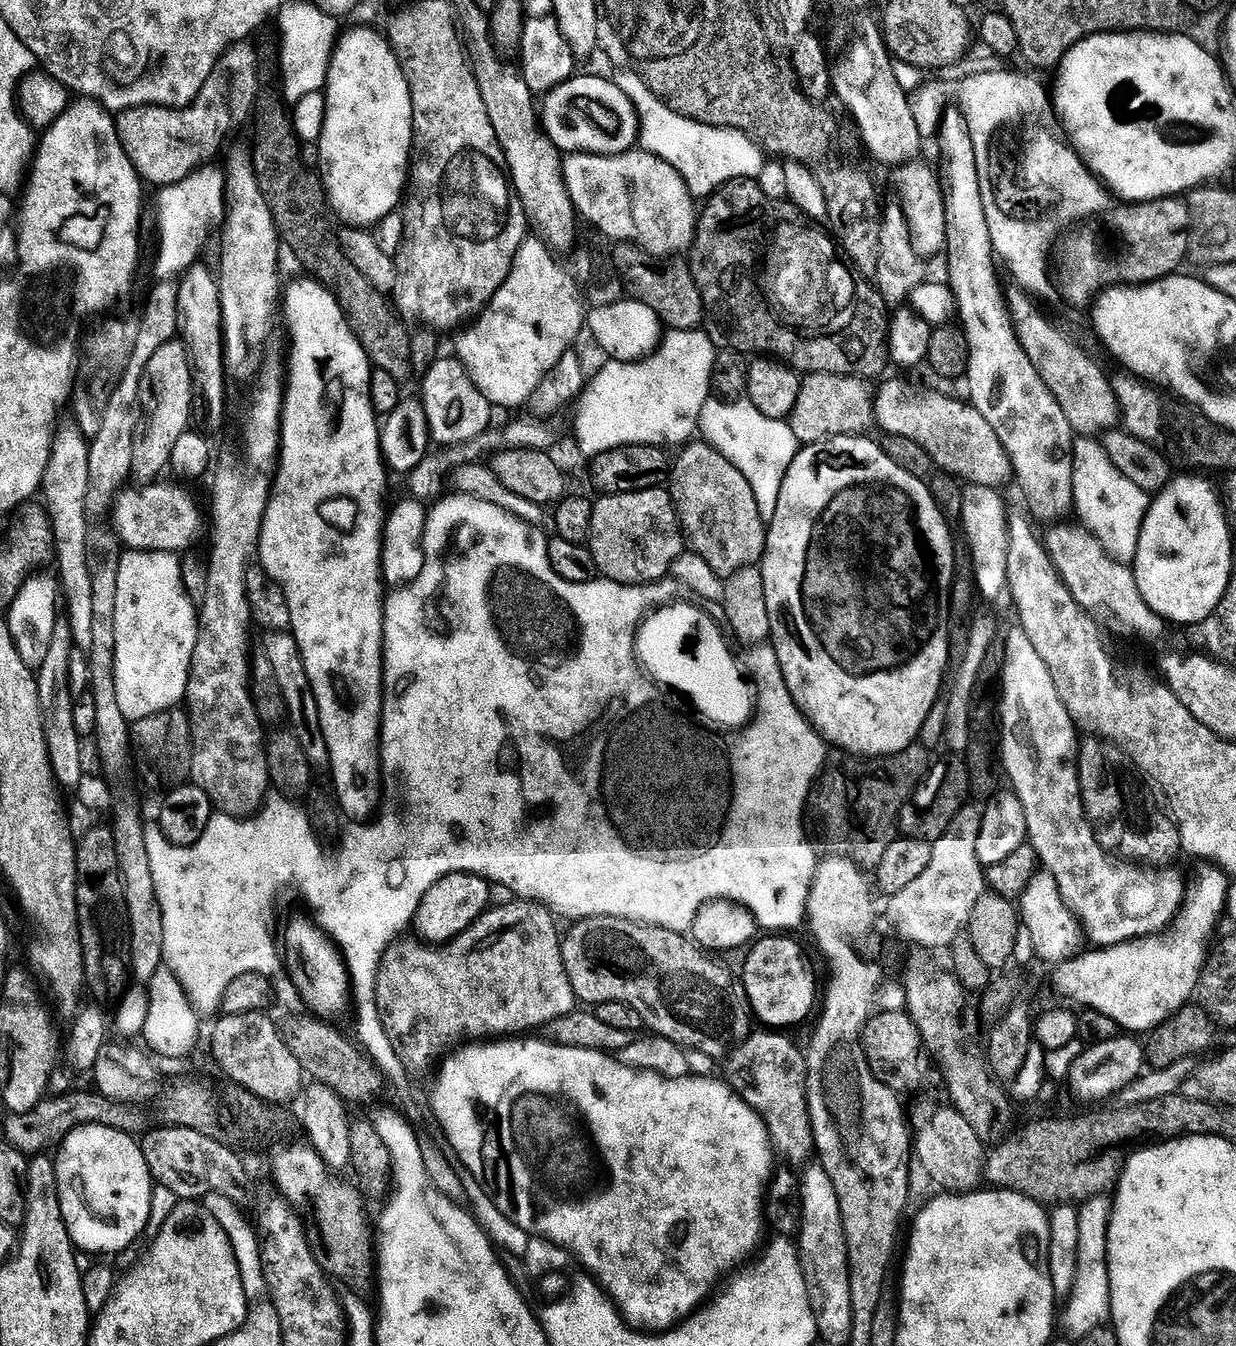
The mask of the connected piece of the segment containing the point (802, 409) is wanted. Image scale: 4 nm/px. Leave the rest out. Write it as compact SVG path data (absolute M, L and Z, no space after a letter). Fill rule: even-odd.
M809 373L801 381L798 402L788 423L804 446L834 437L863 435L875 425L877 395L875 385L863 377Z

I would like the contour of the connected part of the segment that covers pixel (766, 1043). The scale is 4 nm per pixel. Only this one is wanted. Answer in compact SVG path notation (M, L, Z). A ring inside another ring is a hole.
M776 1030L753 1031L752 1035L735 1049L730 1083L735 1089L742 1089L744 1101L761 1118L772 1120L771 1128L776 1128L776 1136L784 1140L783 1159L786 1161L792 1156L787 1162L790 1164L793 1160L800 1160L800 1156L807 1156L812 1160L814 1145L811 1114L808 1111L806 1056L802 1048L788 1036L790 1035ZM743 1068L748 1068L748 1072L743 1072Z

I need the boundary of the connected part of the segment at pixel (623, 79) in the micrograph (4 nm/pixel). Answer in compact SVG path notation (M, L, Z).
M631 71L616 72L614 82L632 99L640 116L639 147L674 166L693 197L707 198L731 180L756 180L759 177L766 156L749 133L738 128L715 128L691 120L689 116L679 116L669 104L648 89L648 83L640 77L639 71Z

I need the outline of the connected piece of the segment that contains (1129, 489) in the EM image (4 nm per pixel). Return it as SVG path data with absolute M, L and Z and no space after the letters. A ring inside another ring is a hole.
M1077 437L1072 445L1072 494L1077 515L1094 536L1107 559L1116 566L1127 567L1136 558L1141 527L1148 515L1151 497L1114 465L1111 455L1091 437Z

